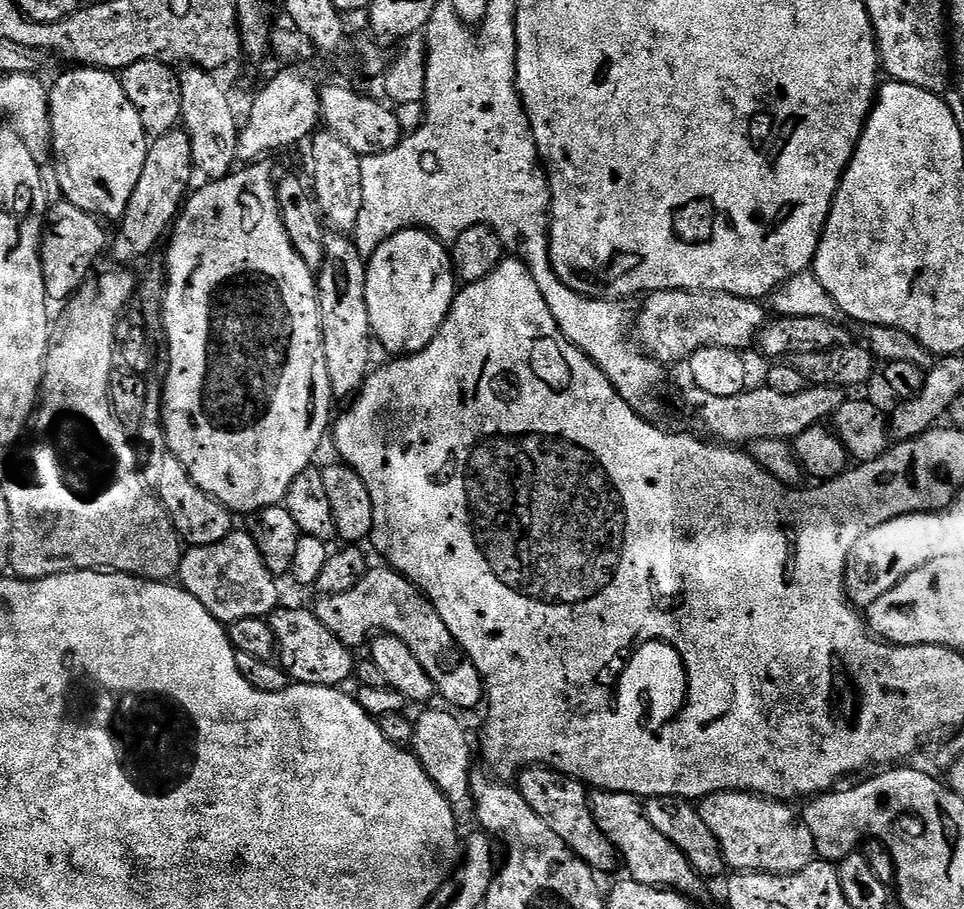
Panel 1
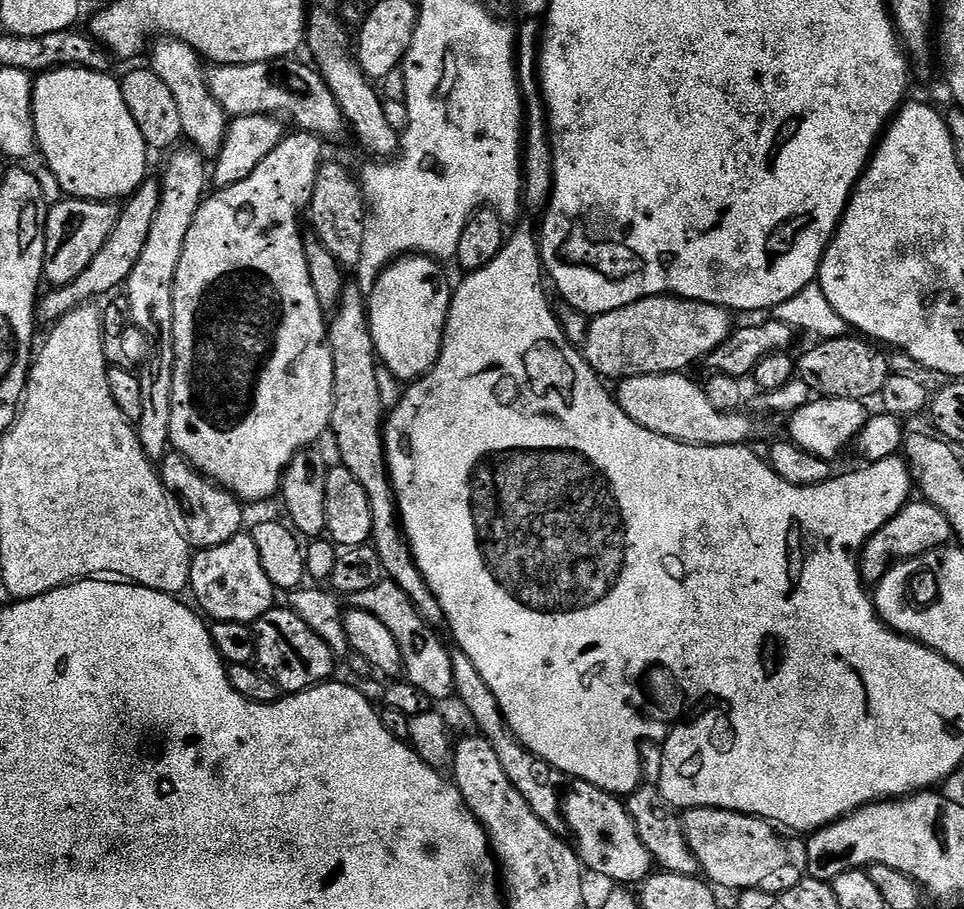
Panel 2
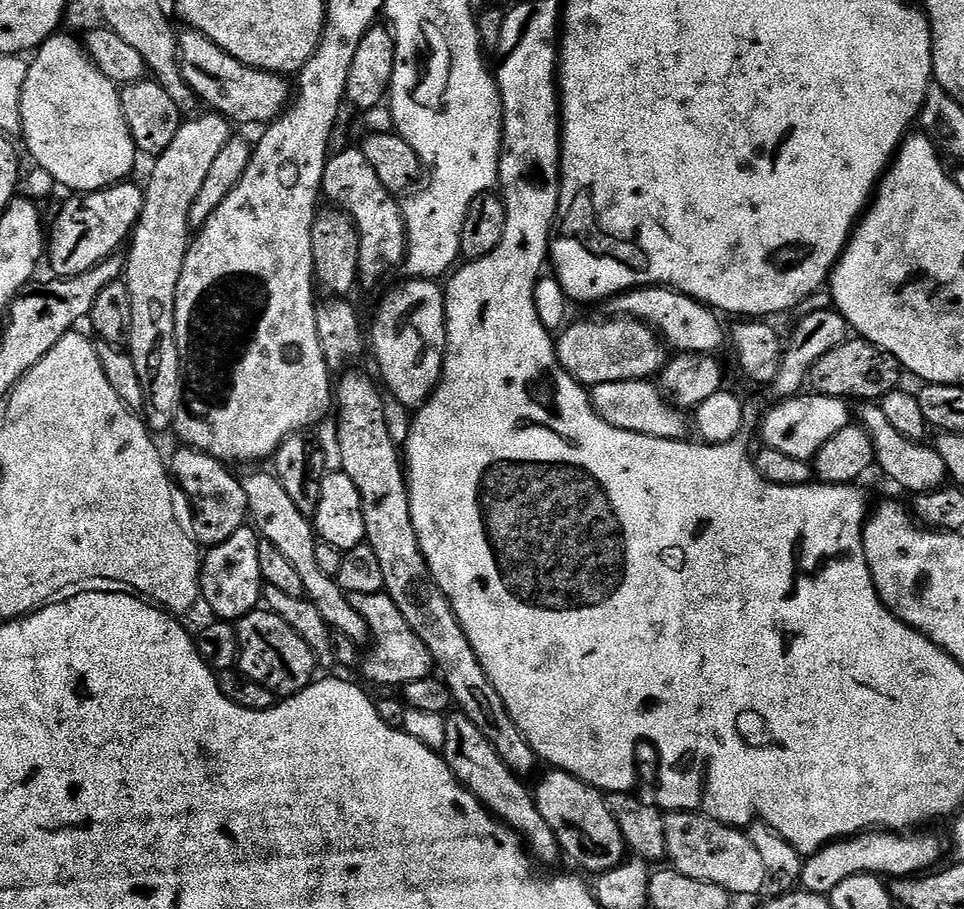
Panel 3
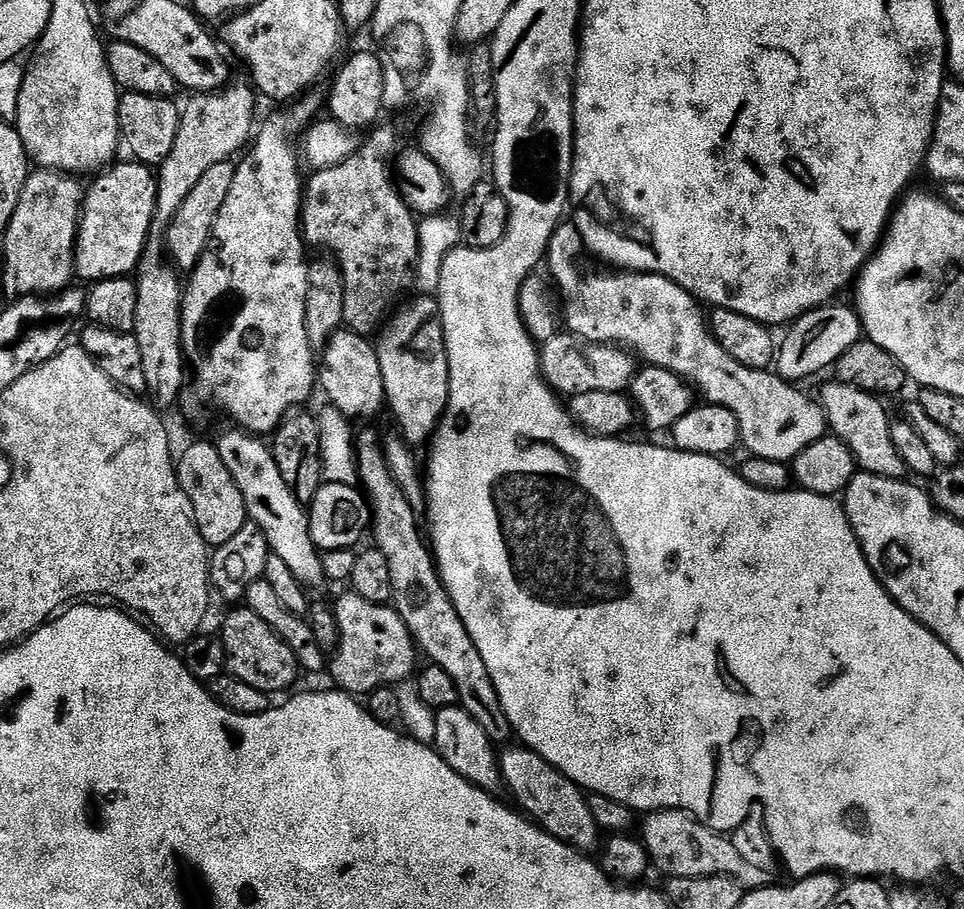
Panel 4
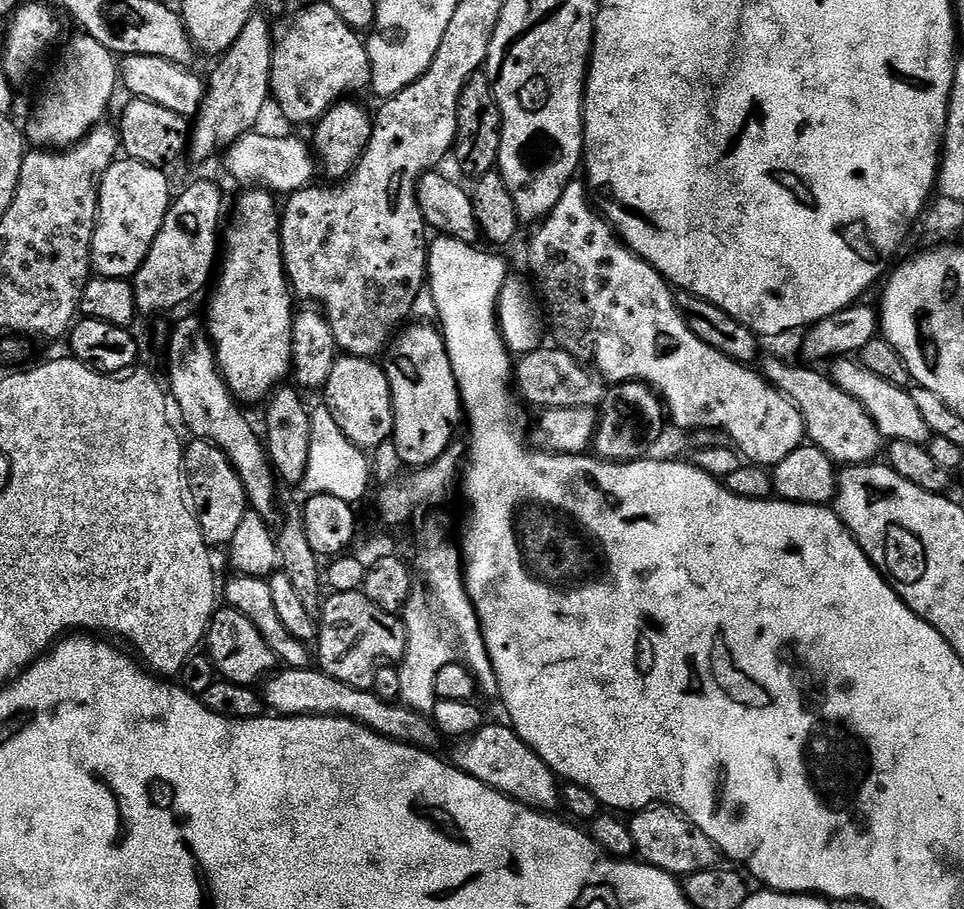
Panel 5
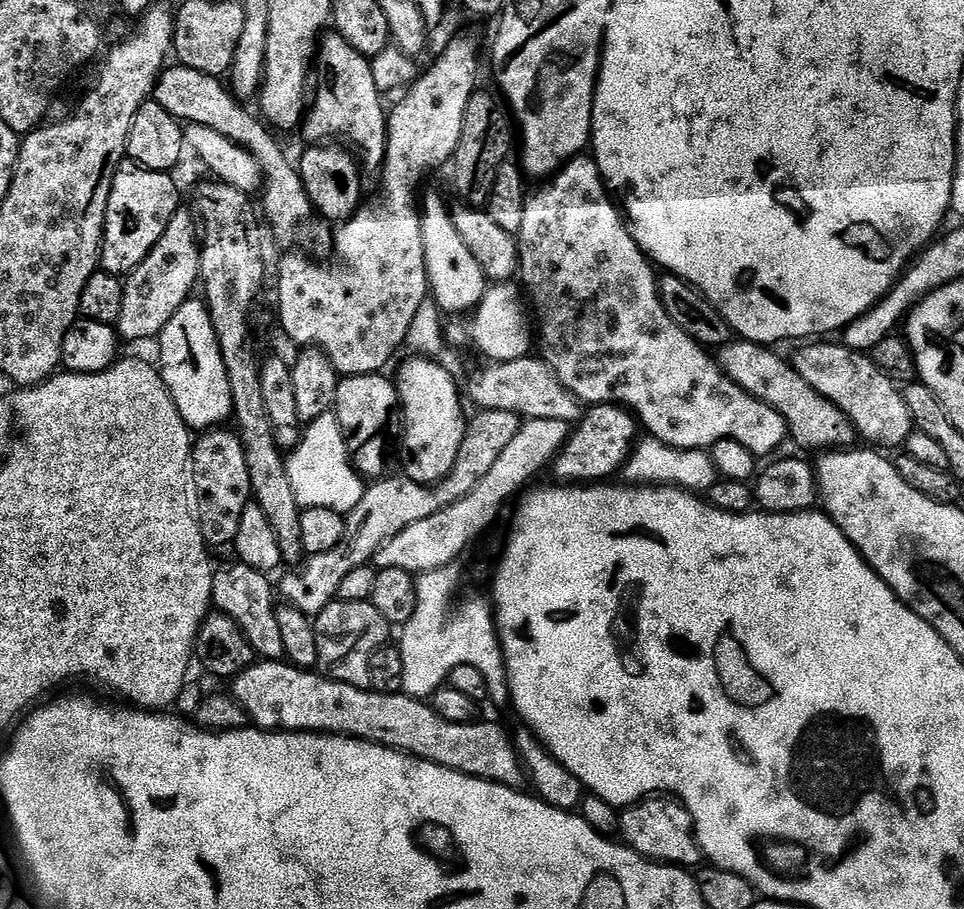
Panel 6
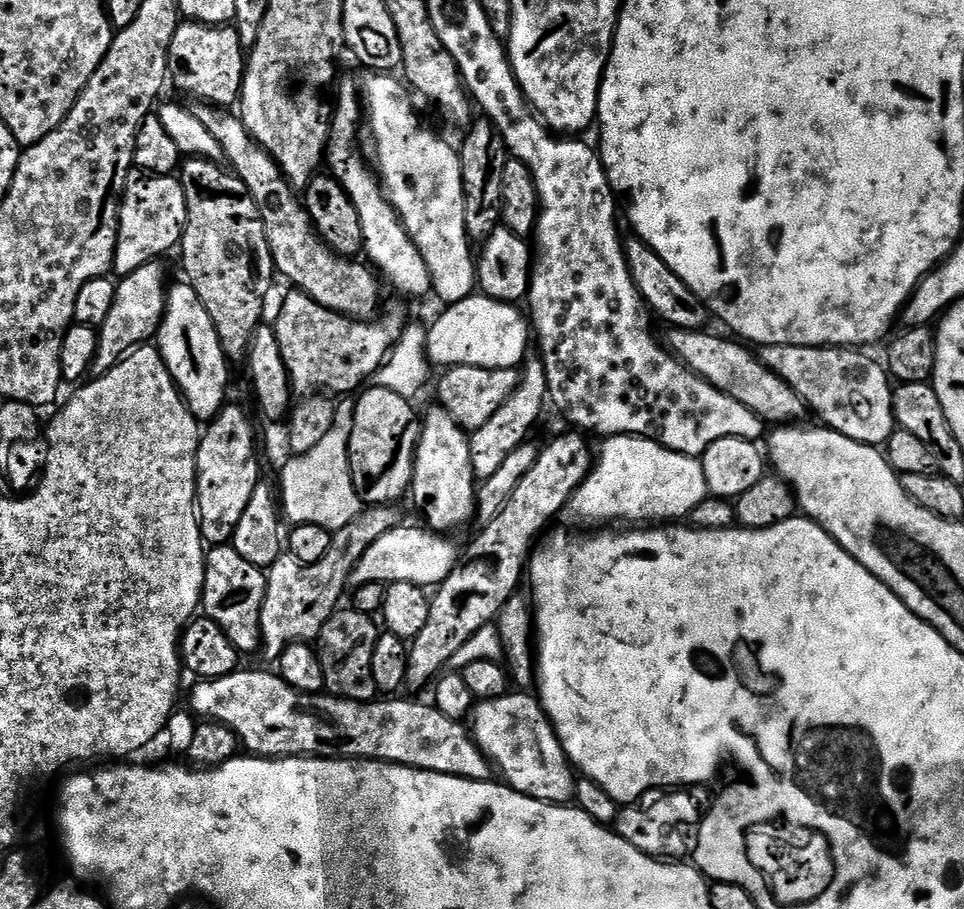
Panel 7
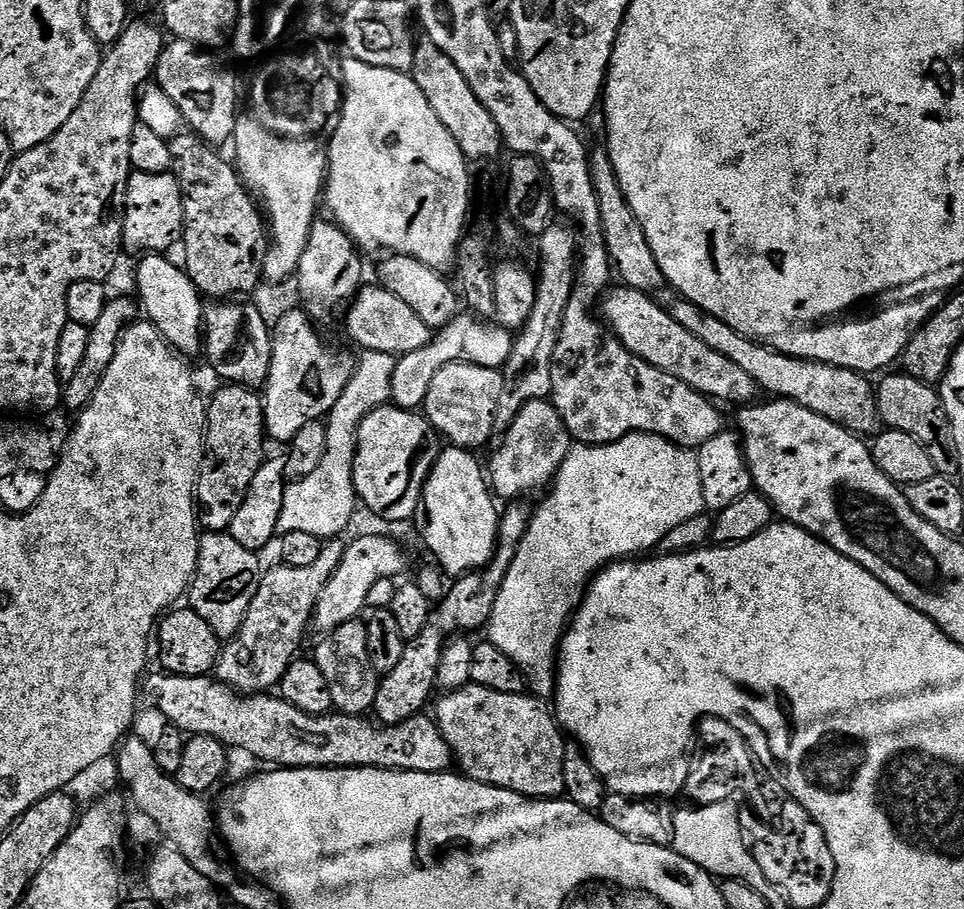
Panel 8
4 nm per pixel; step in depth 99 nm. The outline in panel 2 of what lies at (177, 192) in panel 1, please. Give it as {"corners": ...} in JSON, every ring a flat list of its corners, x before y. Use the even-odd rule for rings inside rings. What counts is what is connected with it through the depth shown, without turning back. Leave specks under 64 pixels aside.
{"corners":[[149,178,141,184,139,190,137,192,133,192,131,196,127,197,126,203,123,207,120,208,120,217,118,218,118,222,114,226,114,230,110,234,110,238,106,243,102,246,102,250,98,250,98,254,94,254,94,262,90,262,90,266,86,270,82,270,82,274,78,274,78,278,74,278,74,282,70,282,69,284,62,284,56,287,53,287,52,292,45,291,43,295,39,297,38,300,38,316,41,321,48,320,47,322,55,322,61,320,66,314,70,314,70,310,74,310,75,308,79,308,80,305,86,304,92,301,95,301,95,296,104,296,107,297,109,294,107,292,112,292,115,288,123,289,125,285,128,283,128,279,130,278,130,270,134,270,134,265,138,262,138,257,142,254,142,249,146,246,146,238,150,235,150,225,154,223,154,214,158,214,158,202,160,201,160,185,157,183,155,179]]}

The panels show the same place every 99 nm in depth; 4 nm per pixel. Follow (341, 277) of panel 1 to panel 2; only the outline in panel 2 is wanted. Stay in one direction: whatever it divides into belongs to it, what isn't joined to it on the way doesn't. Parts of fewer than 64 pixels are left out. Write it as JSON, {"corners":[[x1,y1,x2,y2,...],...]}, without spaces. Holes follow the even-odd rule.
{"corners":[[355,282,343,285,336,314,336,321,328,324,328,345,334,362,334,398,330,432,331,435,336,435,339,463,346,470,350,470,354,478,358,478,358,482,366,490,366,498,370,498,370,514,374,517,370,543,376,549,378,558,382,558,387,579,402,586,406,598,410,598,410,602,416,607,416,613,425,622,433,626,443,625,445,619,442,606,438,598,434,598,422,570,418,570,416,559,412,556,412,547,408,544,400,523,396,491,392,489,392,479,388,476,388,460,384,457,386,409,379,394,382,387,381,369,378,367,376,347,368,325,366,296]]}

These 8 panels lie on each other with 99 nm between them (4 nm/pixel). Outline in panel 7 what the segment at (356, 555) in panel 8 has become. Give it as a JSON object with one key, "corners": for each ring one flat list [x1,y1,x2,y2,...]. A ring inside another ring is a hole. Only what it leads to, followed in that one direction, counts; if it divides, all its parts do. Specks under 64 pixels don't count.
{"corners":[[393,526,388,529,386,534,382,534,373,541,364,551,359,562,356,563,352,570,350,575,351,583,356,586,362,584,382,584,387,586,394,582,414,582,418,587,425,590,431,589,433,586,439,586,450,574,450,570,455,568,458,559,458,548,456,552,455,546,447,538,447,535,436,530,429,530,424,526,421,526,421,528]]}

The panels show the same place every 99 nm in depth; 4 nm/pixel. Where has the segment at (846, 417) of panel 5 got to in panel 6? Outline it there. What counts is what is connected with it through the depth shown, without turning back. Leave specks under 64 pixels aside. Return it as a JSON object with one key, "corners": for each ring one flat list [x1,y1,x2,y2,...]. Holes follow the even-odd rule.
{"corners":[[743,338,733,339,731,344,719,349,718,363,725,376,742,386,746,394,758,398,758,402,766,402,766,406,782,414,791,443,796,443,800,448,819,450,848,450,857,443,856,428,850,418,846,418,846,414,830,402,830,398,822,398,822,394,818,394,818,390,814,390,814,386,810,386,798,370,794,370,792,363,783,360,769,345]]}

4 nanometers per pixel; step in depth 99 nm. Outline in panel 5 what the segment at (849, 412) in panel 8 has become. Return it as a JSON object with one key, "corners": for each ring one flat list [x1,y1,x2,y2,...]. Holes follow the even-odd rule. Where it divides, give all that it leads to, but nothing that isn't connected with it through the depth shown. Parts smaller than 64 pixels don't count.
{"corners":[[836,358,831,361,830,375,832,381,850,398,858,398,862,406,866,406,866,414,874,418,874,426,878,426,881,437,885,441,905,440,915,444,927,445,932,439,930,426,926,424,926,418,922,418,922,413,918,411,918,406,914,403,911,391,908,388,899,388,886,378,878,378,878,374,870,374,870,370,860,367,860,361,856,358]]}

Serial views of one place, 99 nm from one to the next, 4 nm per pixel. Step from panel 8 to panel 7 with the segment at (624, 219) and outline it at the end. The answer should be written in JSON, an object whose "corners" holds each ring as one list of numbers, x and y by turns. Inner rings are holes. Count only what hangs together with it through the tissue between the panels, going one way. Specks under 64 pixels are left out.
{"corners":[[639,238,631,239,623,241,625,260,629,266,630,278,634,280,634,286,638,286,640,296,648,305,651,315,657,321,665,320,669,329,707,329,708,320,710,321,708,307,684,285,682,278,678,278,674,270,670,270,670,266,666,266,666,262,662,262,662,258,658,258,658,254,649,244]]}

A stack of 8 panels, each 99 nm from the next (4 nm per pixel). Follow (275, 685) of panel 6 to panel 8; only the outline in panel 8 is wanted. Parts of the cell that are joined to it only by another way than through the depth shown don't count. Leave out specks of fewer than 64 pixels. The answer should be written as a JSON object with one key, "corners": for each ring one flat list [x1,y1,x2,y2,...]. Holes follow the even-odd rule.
{"corners":[[149,675,143,681,142,692,165,716,167,723,192,736,213,736,227,747,250,750,259,762,286,768,390,768,398,772,446,772,453,767,454,757,446,738,431,715,411,716,397,724,381,724,364,716,348,716,345,712,323,712,321,716,290,706,279,694,245,694,229,684,221,684,211,675,174,676]]}

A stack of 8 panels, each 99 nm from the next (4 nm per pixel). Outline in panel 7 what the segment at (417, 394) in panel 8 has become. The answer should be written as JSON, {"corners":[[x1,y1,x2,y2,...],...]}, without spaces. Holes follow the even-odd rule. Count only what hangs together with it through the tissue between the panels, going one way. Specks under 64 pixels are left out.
{"corners":[[473,294,467,296,465,299,457,300,455,303,447,305,443,310,444,312,427,327,427,344,426,344,426,354,429,361,433,365,440,365,441,368,449,368,449,367,460,367,462,365,472,365,475,368,482,369,510,369,519,367,525,356,527,355,526,348,529,344,530,346,530,324,525,316,525,313,520,309,517,305,503,303,500,300,491,299,489,296,485,296,483,294]]}

